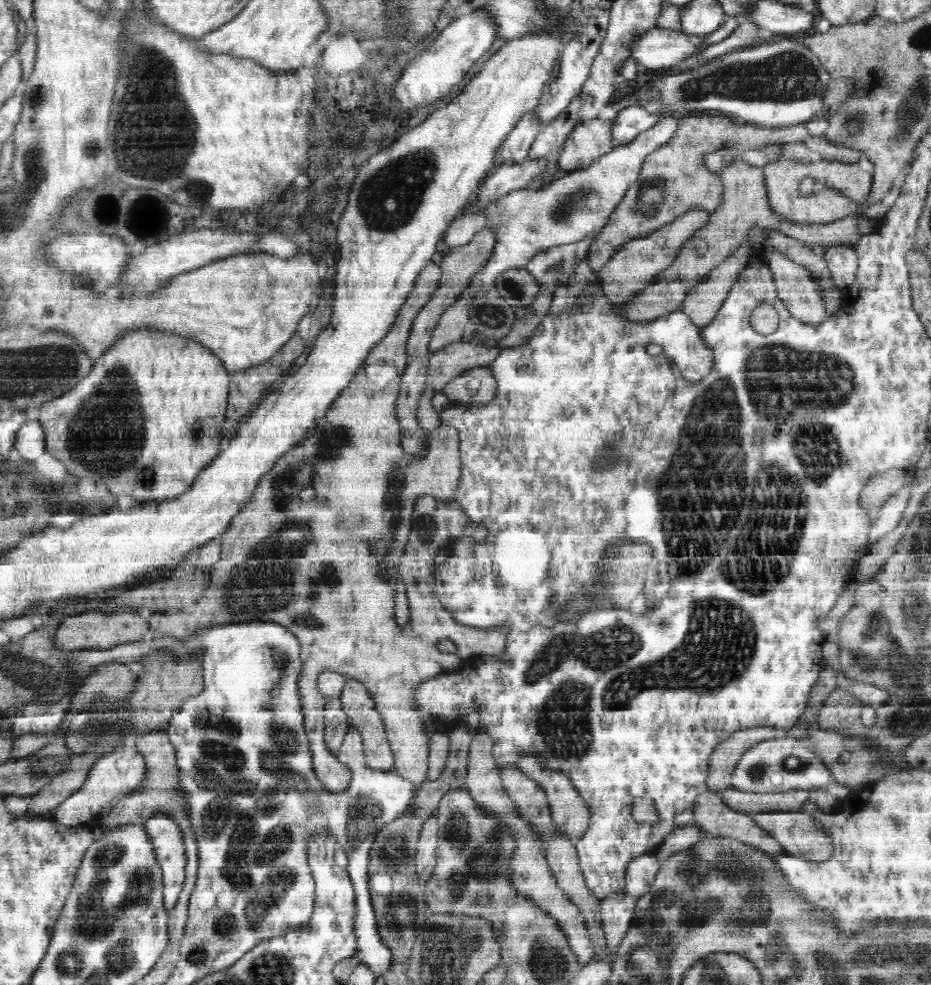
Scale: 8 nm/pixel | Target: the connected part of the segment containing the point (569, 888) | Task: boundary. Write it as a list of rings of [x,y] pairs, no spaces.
[[[555,831],[552,833],[552,838],[546,842],[545,847],[545,856],[549,868],[557,880],[557,885],[561,888],[563,894],[581,910],[585,918],[585,925],[588,929],[593,949],[595,950],[593,958],[606,959],[607,942],[604,938],[603,928],[601,927],[601,902],[593,896],[593,893],[585,883],[585,876],[579,866],[579,857],[577,856],[575,844],[566,836],[563,836],[562,833]]]

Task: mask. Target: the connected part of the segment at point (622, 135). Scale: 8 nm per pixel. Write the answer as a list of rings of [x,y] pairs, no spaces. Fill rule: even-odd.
[[[641,105],[623,108],[613,120],[612,144],[617,147],[632,142],[638,134],[654,126],[662,116],[660,112],[648,113]]]

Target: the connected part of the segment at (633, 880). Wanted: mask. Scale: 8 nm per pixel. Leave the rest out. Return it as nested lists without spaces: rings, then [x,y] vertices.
[[[654,852],[638,856],[636,860],[632,860],[626,870],[624,892],[634,897],[647,894],[659,873],[661,863]]]

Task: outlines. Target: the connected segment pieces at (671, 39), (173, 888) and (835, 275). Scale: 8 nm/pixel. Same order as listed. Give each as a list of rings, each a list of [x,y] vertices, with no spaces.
[[[656,27],[642,33],[631,46],[632,58],[646,66],[647,69],[660,69],[672,67],[682,60],[686,60],[689,56],[695,55],[698,51],[702,51],[708,44],[703,43],[703,37],[695,34],[686,34],[681,30],[672,30]]]
[[[164,814],[152,815],[144,822],[164,880],[164,903],[176,904],[185,880],[187,855],[180,825]]]
[[[832,244],[823,252],[828,263],[831,279],[841,290],[845,290],[855,279],[859,262],[852,246]]]

